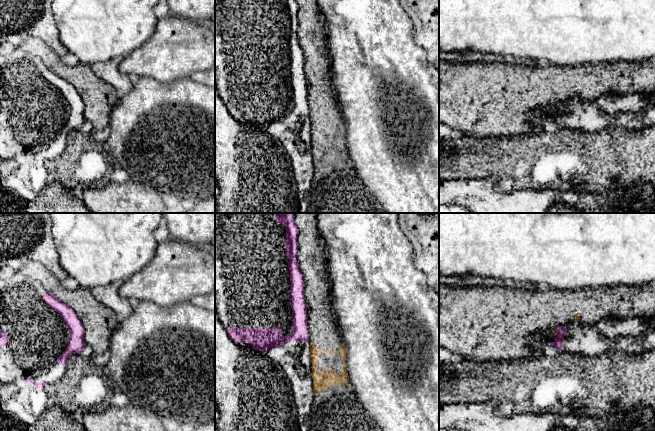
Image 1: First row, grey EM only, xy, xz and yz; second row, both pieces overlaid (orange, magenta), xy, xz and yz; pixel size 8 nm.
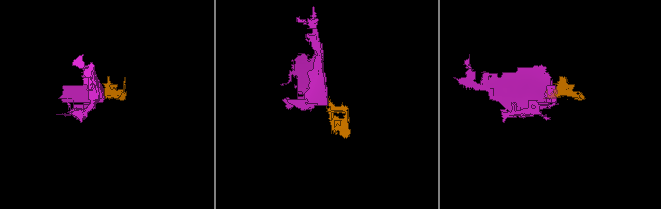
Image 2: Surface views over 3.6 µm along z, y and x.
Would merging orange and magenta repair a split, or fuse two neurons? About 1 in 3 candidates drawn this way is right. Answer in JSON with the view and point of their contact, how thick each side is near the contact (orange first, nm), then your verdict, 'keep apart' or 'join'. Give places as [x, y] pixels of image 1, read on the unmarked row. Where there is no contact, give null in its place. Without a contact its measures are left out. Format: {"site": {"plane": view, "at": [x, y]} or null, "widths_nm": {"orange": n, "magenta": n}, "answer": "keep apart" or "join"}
{"site": {"plane": "yz", "at": [556, 108]}, "widths_nm": {"orange": 30, "magenta": 80}, "answer": "keep apart"}

